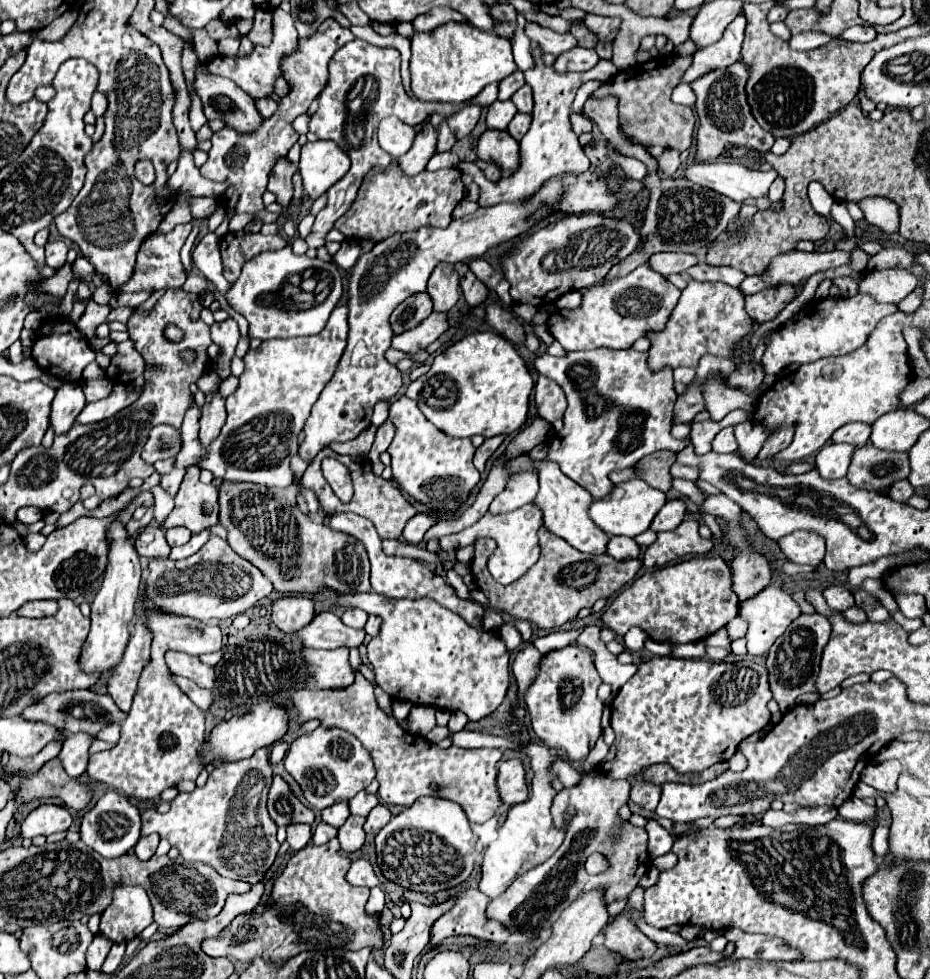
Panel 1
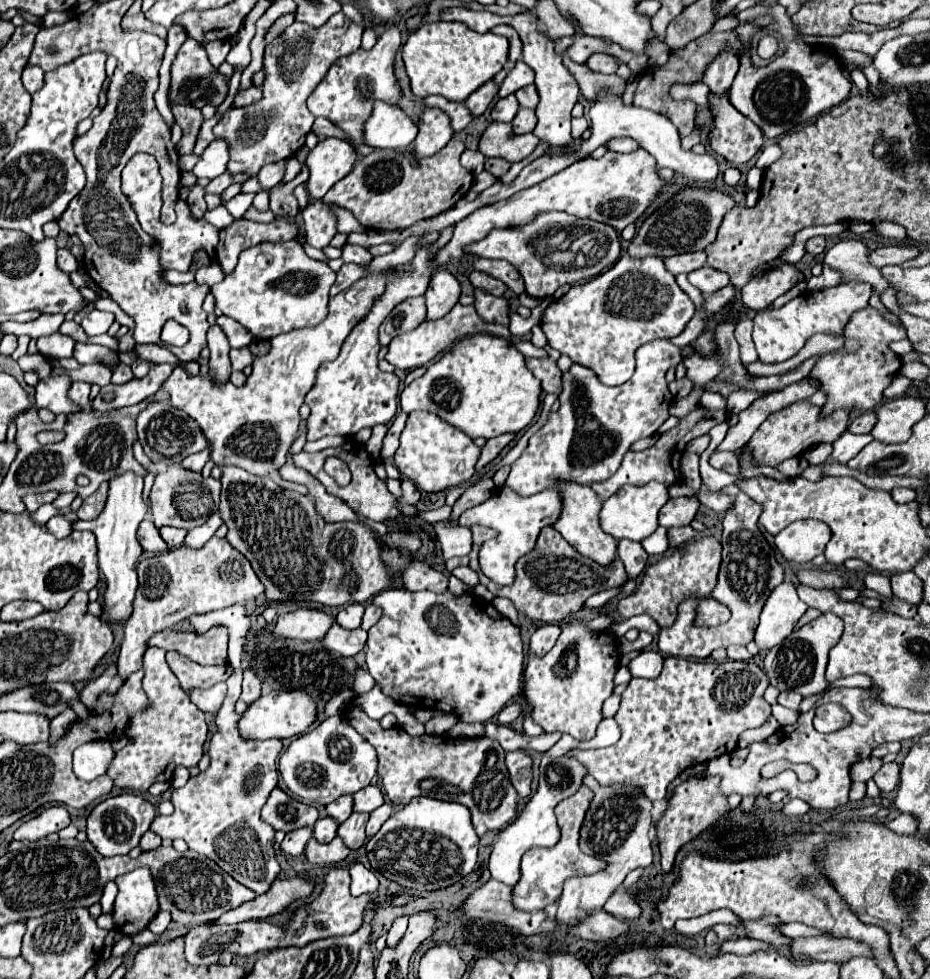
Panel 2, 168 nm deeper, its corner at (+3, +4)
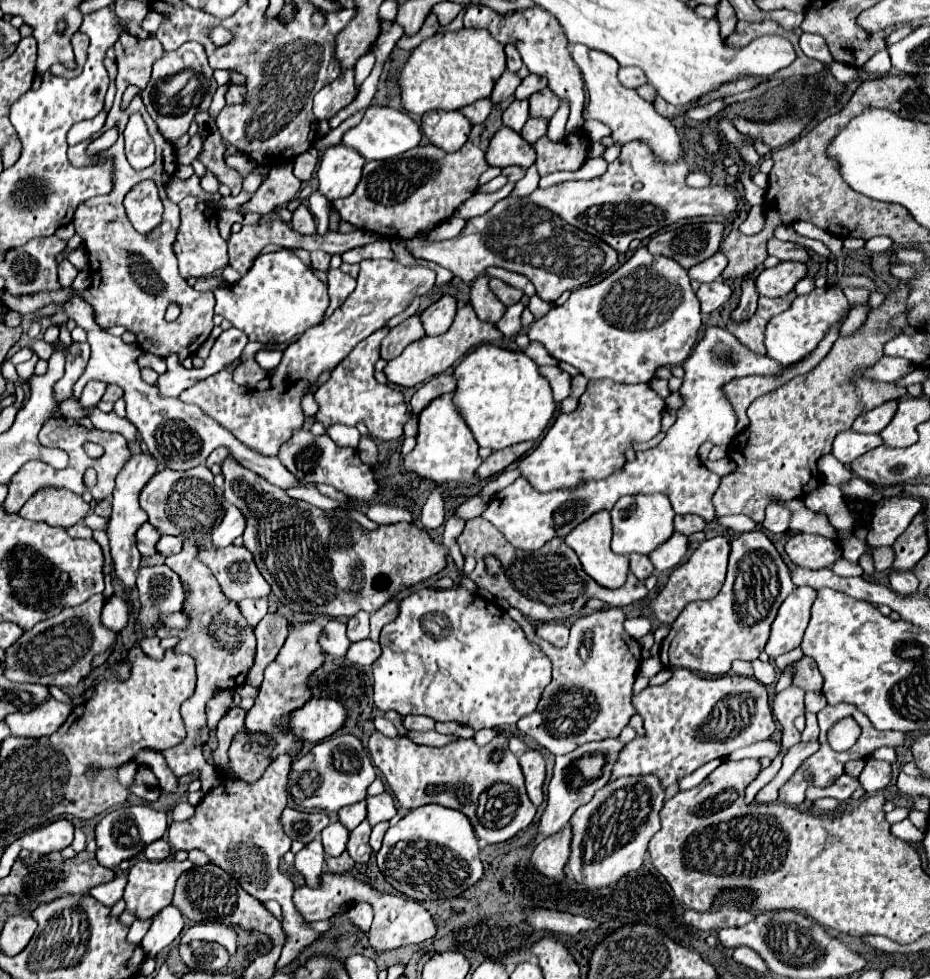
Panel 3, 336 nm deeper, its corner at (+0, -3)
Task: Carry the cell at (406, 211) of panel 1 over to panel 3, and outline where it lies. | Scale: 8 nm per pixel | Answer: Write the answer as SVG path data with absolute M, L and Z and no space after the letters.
M470 141L454 153L444 153L440 147L430 143L418 145L400 157L366 163L356 191L346 199L332 201L332 205L340 211L342 219L356 229L372 231L390 241L410 239L424 229L436 227L466 199L470 199L486 169L488 163L484 159L484 151Z

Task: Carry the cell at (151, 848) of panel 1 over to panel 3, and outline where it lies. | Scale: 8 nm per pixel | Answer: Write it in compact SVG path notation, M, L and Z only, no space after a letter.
M158 839L144 849L144 855L148 861L164 861L170 857L170 853L172 853L172 847L164 839Z

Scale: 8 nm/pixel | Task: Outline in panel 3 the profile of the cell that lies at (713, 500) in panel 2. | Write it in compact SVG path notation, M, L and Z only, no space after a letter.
M906 285L892 289L886 295L884 303L868 313L868 319L864 321L864 325L856 333L852 333L848 337L840 337L834 343L828 357L824 357L810 373L796 375L794 379L780 385L778 389L752 401L752 405L748 407L750 425L734 437L734 441L730 443L730 449L728 449L728 455L736 463L736 471L722 477L722 483L712 499L718 517L742 513L742 515L748 515L754 523L760 523L760 521L764 521L764 511L772 501L786 503L786 501L804 497L806 493L818 489L824 483L824 479L818 471L818 459L822 455L832 453L834 437L840 431L848 431L858 415L862 415L886 401L900 399L906 395L904 387L898 387L892 383L876 383L876 381L868 379L866 375L862 375L862 371L868 365L872 365L876 361L876 357L880 357L880 349L884 349L888 339L902 333L902 329L892 329L890 321L906 311L908 293L910 293L910 289Z

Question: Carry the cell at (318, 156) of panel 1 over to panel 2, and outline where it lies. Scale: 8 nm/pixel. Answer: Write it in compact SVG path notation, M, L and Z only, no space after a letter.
M321 140L305 160L309 168L309 180L305 186L311 200L321 200L335 182L345 178L351 172L355 158L357 154L345 140Z

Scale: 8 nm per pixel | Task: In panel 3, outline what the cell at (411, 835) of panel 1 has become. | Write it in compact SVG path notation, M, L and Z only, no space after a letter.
M422 805L414 811L410 811L394 827L390 827L386 831L382 849L376 853L376 863L378 863L380 871L384 873L386 881L394 889L404 893L406 897L412 897L416 901L434 901L434 899L458 897L482 877L484 867L482 867L478 853L480 853L478 839L474 835L474 829L472 829L468 817L464 817L464 813L446 809L440 805Z

